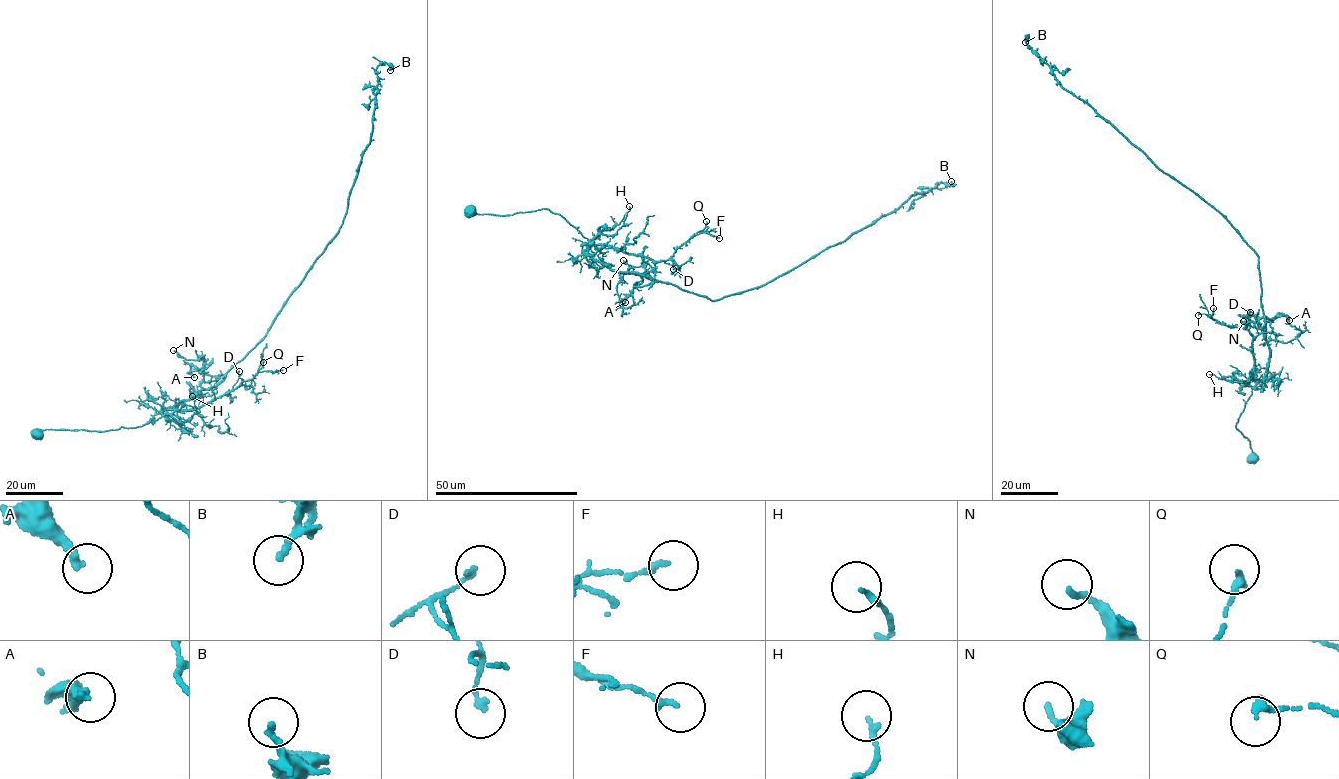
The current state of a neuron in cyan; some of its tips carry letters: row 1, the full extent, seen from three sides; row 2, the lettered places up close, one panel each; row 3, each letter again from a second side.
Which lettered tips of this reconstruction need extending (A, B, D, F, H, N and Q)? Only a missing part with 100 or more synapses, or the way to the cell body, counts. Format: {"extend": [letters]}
{"extend": []}

